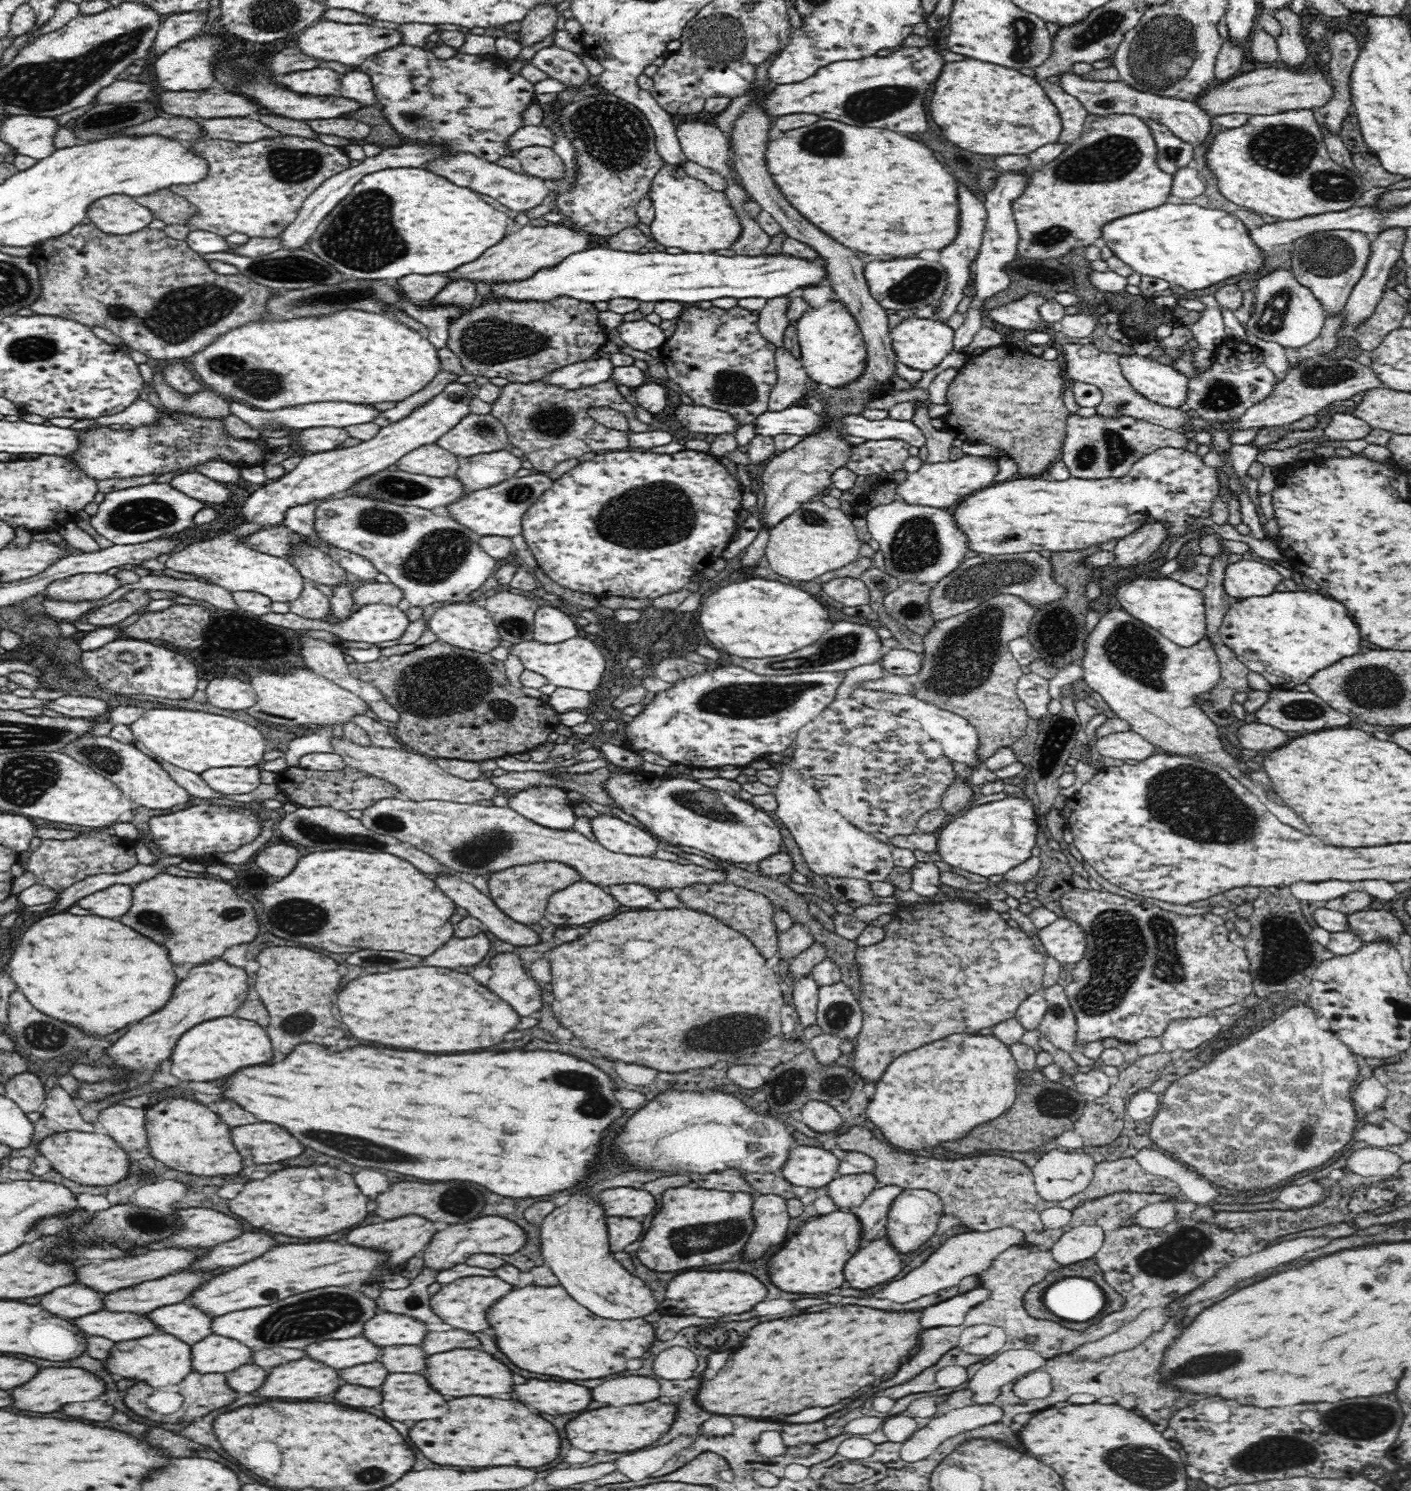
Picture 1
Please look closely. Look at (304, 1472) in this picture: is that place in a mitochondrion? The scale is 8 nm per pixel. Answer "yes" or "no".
no

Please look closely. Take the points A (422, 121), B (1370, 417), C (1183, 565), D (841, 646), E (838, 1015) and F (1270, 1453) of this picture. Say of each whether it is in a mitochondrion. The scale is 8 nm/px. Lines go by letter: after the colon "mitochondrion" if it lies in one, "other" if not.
A: mitochondrion
B: other
C: other
D: mitochondrion
E: mitochondrion
F: mitochondrion

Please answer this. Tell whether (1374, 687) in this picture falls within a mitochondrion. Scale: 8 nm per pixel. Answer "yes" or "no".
yes

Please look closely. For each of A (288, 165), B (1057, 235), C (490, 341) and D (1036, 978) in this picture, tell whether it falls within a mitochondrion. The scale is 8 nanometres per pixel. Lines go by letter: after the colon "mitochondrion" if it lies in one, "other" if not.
A: mitochondrion
B: mitochondrion
C: mitochondrion
D: other

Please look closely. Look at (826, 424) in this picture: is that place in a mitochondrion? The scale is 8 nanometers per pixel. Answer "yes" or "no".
no

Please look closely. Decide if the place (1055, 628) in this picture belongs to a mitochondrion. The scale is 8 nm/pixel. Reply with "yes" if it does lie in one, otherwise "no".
yes

